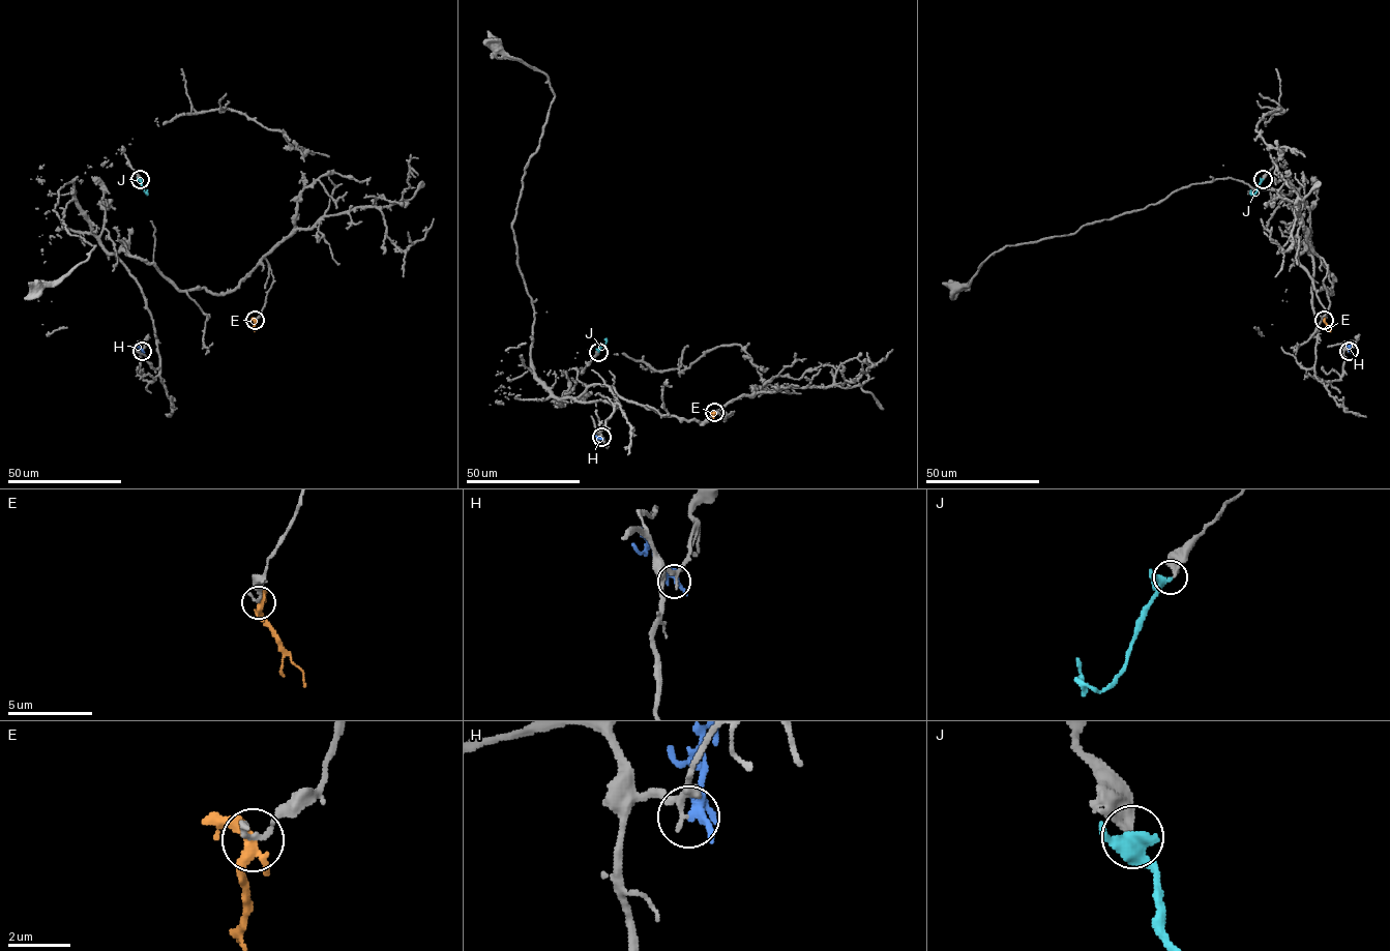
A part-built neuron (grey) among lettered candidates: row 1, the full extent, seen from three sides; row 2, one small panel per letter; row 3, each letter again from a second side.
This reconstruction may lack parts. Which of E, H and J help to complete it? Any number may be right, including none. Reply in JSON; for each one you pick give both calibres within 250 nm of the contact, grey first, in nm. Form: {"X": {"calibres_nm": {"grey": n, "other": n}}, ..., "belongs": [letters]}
{"J": {"calibres_nm": {"grey": 280, "other": 280}}, "belongs": ["J"]}

